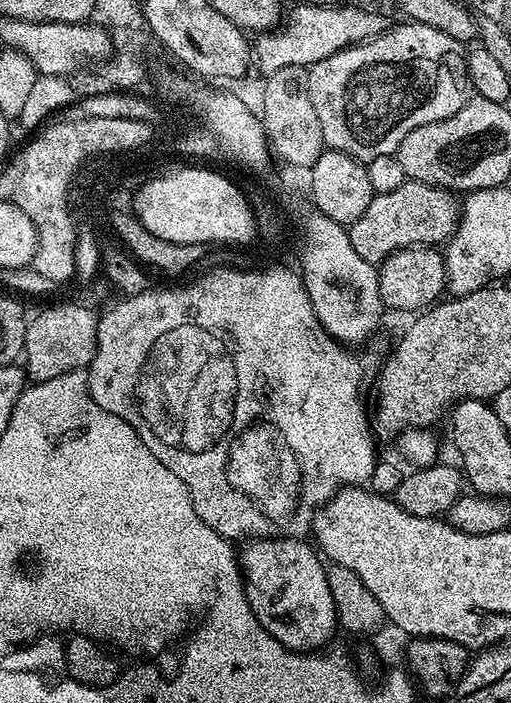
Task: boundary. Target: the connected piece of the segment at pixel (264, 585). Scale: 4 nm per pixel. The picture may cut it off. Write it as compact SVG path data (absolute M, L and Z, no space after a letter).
M291 536L256 538L245 543L248 545L244 553L241 551L238 556L250 610L254 610L258 622L262 622L275 640L293 650L323 649L320 647L338 628L325 561L308 542L307 539Z

